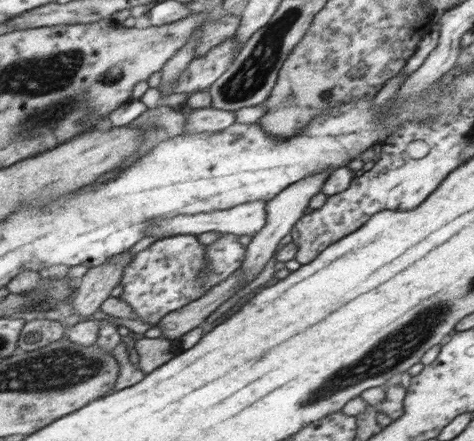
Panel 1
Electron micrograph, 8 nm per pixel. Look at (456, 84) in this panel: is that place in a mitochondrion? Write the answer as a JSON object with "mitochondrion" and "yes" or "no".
{"mitochondrion":"no"}

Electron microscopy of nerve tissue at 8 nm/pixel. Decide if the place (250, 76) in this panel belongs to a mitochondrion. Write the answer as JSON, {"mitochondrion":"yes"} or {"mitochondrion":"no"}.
{"mitochondrion":"yes"}

